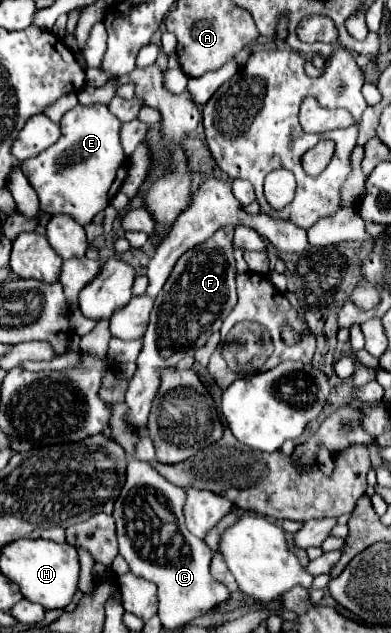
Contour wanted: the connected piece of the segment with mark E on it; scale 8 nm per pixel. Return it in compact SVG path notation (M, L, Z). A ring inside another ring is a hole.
M75 105L61 119L61 137L41 155L21 163L21 171L37 191L41 211L49 215L69 213L79 225L87 225L103 211L127 179L129 161L121 151L119 119L107 105Z

